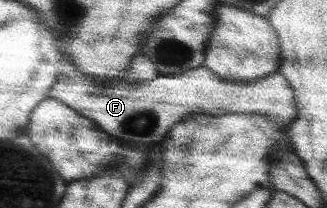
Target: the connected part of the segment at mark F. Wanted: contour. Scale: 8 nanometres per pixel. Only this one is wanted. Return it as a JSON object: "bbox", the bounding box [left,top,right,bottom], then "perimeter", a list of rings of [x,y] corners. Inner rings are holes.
{"bbox":[48,66,299,163],"perimeter":[[[199,66],[190,71],[178,75],[158,75],[157,78],[147,81],[128,81],[125,78],[107,79],[107,82],[99,82],[91,76],[69,72],[62,76],[56,85],[49,91],[48,97],[59,99],[68,104],[73,110],[78,110],[79,115],[95,119],[95,122],[104,129],[109,137],[115,137],[117,147],[121,145],[123,151],[137,151],[145,155],[145,163],[148,153],[157,147],[168,135],[168,131],[177,123],[181,122],[187,115],[221,115],[228,114],[233,117],[249,114],[263,114],[273,119],[277,124],[292,125],[297,117],[299,101],[292,85],[278,72],[267,75],[265,78],[253,80],[252,82],[234,82],[233,80],[222,80],[211,68]]]}

